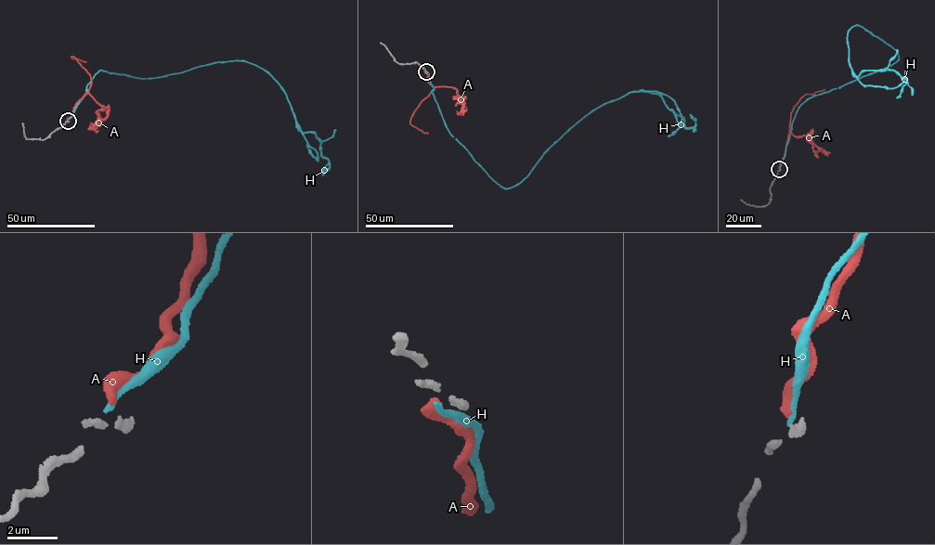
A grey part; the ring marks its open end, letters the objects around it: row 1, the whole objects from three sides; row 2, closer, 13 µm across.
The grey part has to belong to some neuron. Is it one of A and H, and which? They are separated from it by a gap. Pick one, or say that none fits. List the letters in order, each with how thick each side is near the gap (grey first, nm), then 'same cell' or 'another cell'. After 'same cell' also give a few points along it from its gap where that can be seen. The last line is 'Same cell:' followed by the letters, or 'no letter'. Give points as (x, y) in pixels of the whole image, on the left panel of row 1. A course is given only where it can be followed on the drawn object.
A: 320 nm thick on the grey side, 400 nm on the other; another cell
H: 320 nm thick on the grey side, 240 nm on the other; another cell
Same cell: no letter

